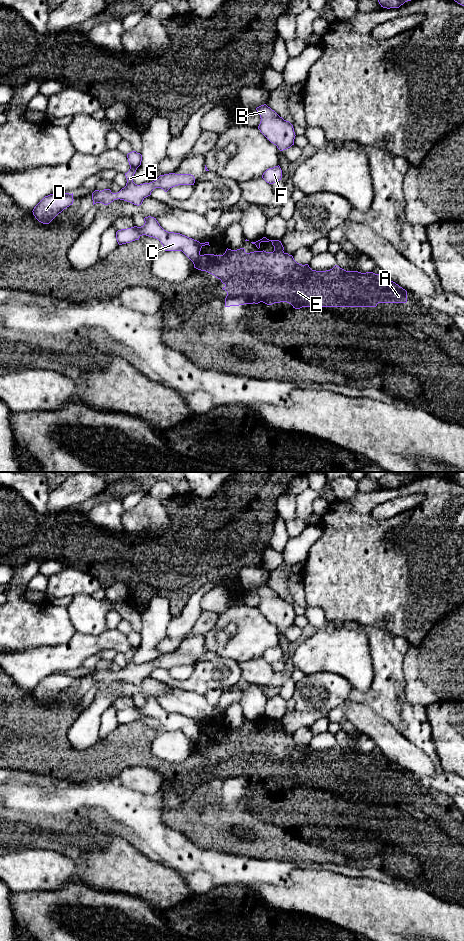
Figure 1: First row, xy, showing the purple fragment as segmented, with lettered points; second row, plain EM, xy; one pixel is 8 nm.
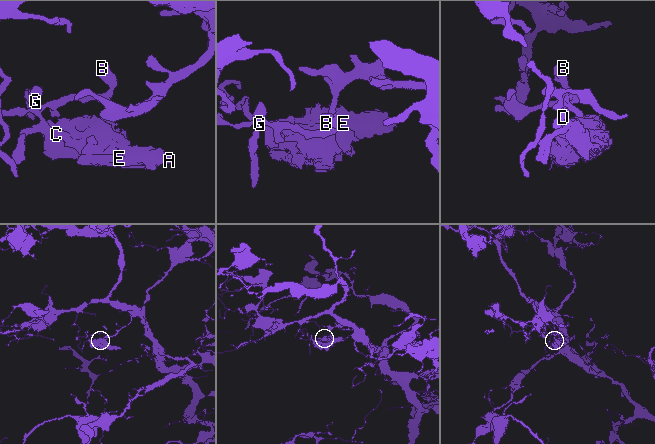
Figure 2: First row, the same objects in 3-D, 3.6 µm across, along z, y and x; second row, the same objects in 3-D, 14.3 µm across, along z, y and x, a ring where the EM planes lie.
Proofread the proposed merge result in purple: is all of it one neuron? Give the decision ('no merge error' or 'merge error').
merge error

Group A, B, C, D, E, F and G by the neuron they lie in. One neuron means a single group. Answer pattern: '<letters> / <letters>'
A E / B C D F G

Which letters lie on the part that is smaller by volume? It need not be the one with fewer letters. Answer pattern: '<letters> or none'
A, E

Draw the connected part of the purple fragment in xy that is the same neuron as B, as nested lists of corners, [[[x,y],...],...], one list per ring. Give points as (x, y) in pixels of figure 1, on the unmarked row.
[[[266,584],[257,587],[256,590],[261,598],[258,609],[271,623],[280,631],[294,625],[296,615],[289,601],[284,600]]]

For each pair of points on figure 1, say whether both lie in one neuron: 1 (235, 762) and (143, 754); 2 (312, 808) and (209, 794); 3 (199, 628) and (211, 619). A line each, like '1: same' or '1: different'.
1: same
2: same
3: same

